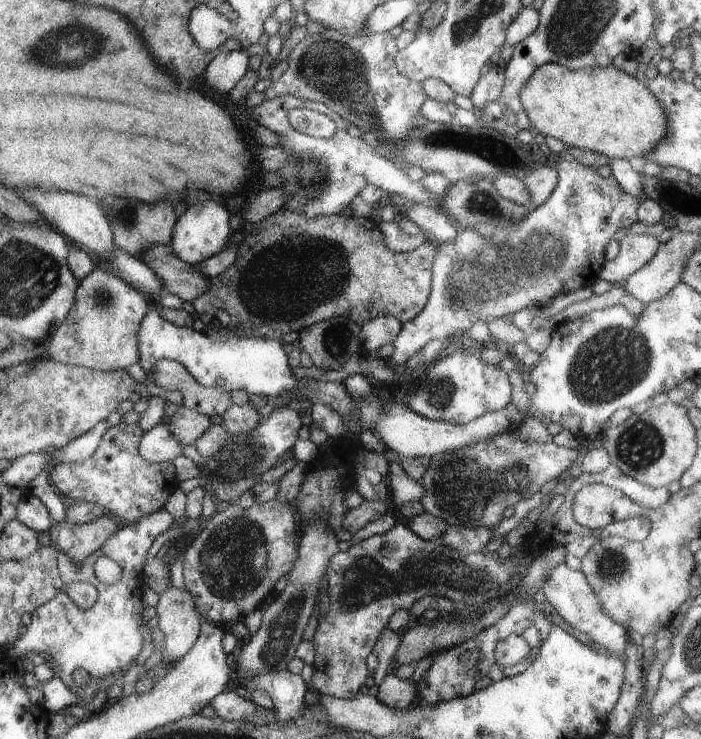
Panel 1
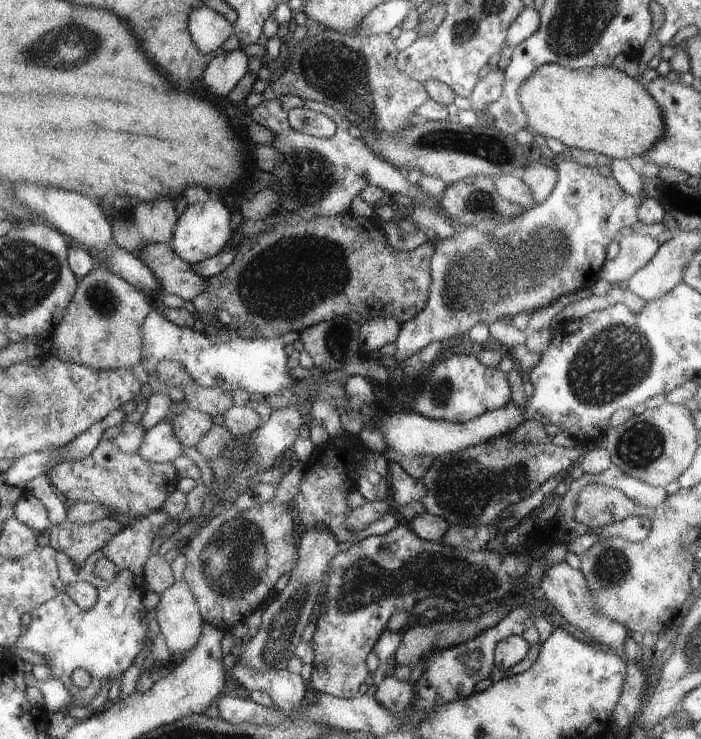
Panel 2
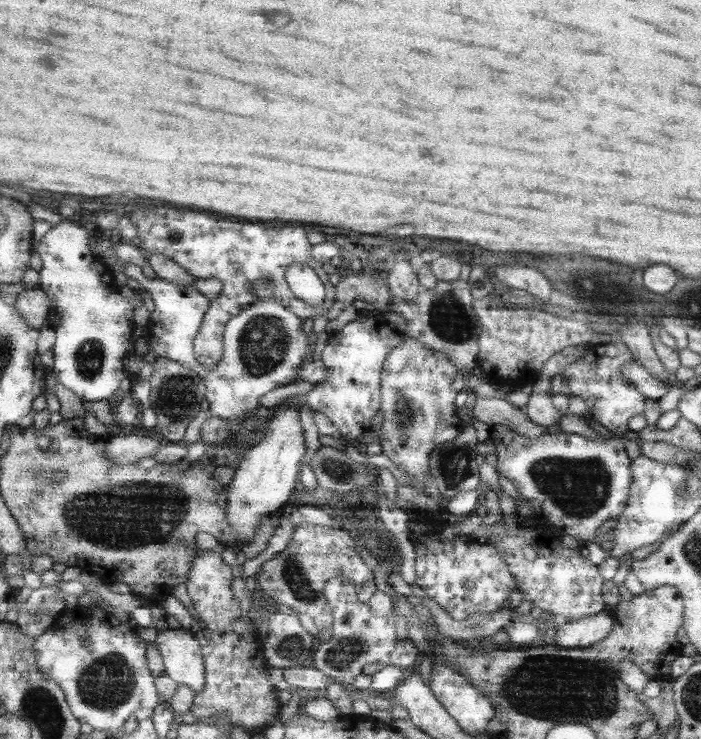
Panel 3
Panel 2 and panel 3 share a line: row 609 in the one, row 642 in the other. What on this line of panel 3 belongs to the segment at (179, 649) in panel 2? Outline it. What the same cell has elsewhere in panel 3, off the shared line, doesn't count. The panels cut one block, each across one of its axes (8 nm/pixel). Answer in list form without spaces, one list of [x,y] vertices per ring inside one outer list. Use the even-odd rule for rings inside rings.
[[[163,628],[158,633],[156,643],[165,660],[166,675],[181,685],[190,686],[197,694],[204,692],[206,661],[196,632],[184,628]]]

